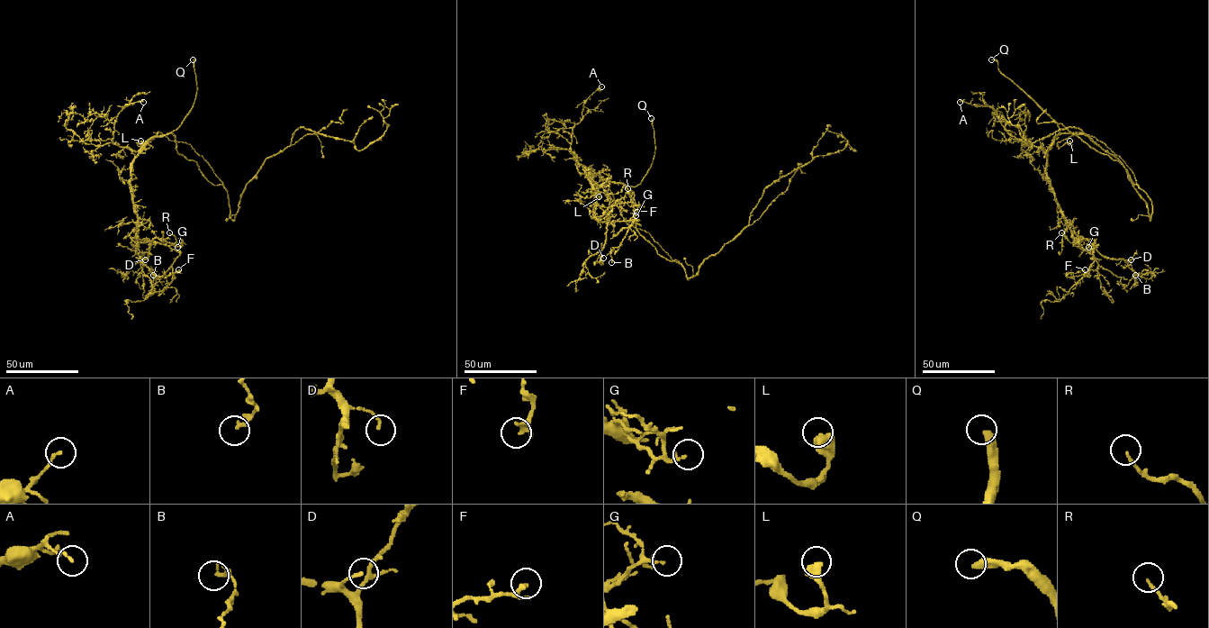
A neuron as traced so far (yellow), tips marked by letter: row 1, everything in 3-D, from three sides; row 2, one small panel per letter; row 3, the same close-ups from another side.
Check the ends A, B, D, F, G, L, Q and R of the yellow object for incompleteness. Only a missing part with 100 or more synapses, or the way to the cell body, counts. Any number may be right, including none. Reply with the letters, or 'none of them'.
Q

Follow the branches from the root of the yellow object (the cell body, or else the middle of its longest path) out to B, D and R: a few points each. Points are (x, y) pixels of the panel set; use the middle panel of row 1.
B: (666, 259), (638, 232), (628, 190), (590, 173), (596, 219), (637, 220), (610, 250), (611, 262)
D: (666, 259), (638, 232), (628, 190), (590, 173), (595, 201), (607, 213), (603, 258)
R: (666, 259), (638, 232), (628, 190), (590, 173), (599, 205), (632, 203), (634, 193), (627, 188)

